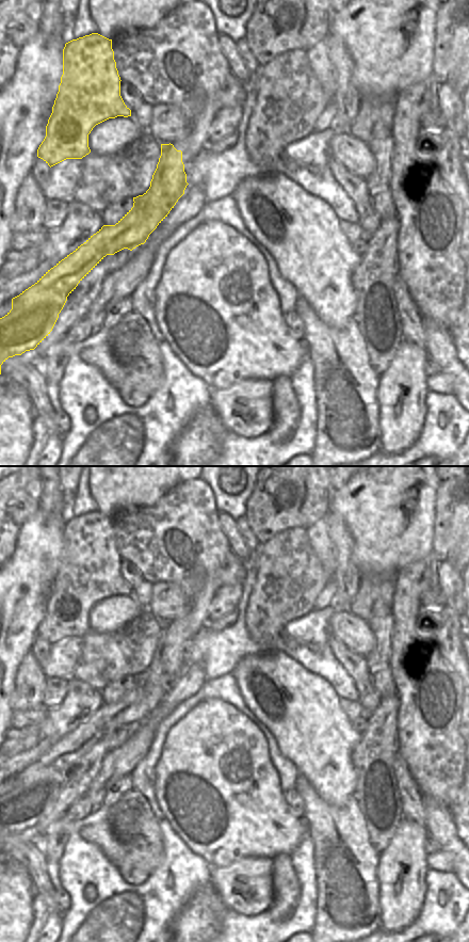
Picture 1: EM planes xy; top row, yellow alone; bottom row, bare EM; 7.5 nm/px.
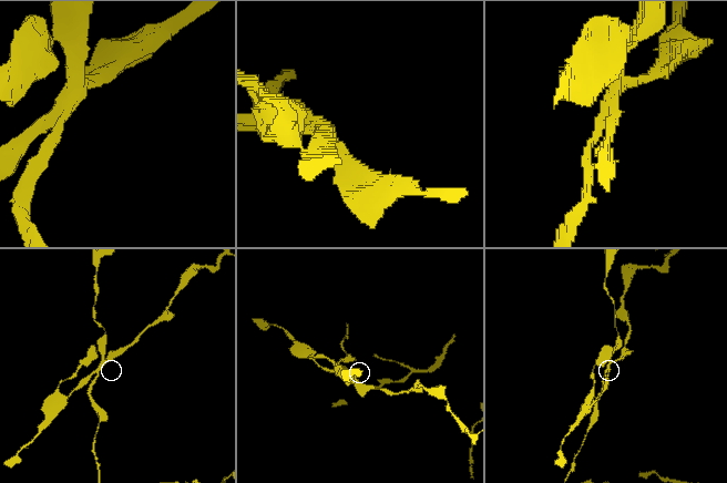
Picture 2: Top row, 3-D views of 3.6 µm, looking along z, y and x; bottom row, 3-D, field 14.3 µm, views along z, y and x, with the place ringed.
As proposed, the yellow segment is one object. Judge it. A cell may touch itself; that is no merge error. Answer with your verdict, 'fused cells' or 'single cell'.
fused cells

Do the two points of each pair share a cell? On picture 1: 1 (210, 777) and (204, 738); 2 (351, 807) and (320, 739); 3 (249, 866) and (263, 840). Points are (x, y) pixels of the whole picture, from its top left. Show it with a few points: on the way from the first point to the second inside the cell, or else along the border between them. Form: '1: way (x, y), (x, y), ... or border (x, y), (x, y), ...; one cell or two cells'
1: way (210, 767), (210, 759), (205, 753), (205, 748); one cell
2: border (354, 794), (342, 804), (330, 804), (323, 800); two cells
3: border (273, 858), (243, 857), (231, 863); two cells

